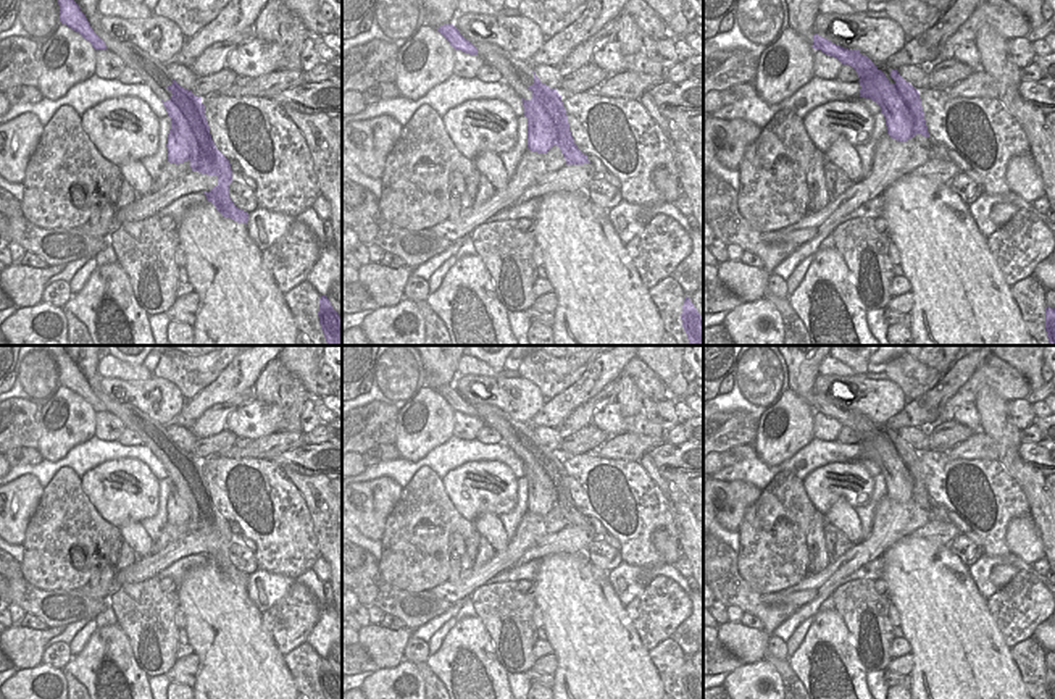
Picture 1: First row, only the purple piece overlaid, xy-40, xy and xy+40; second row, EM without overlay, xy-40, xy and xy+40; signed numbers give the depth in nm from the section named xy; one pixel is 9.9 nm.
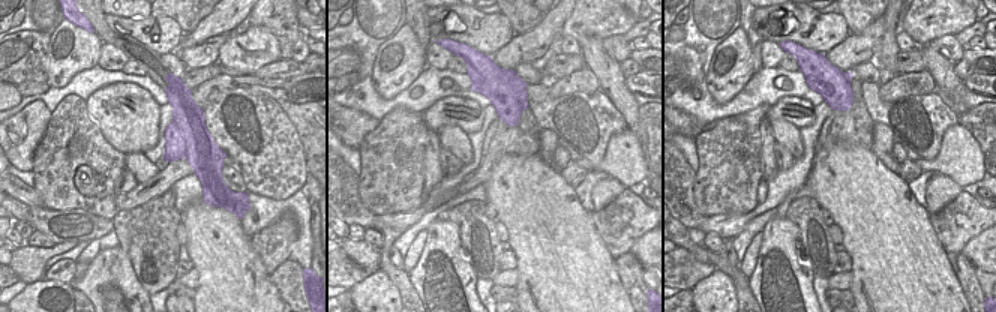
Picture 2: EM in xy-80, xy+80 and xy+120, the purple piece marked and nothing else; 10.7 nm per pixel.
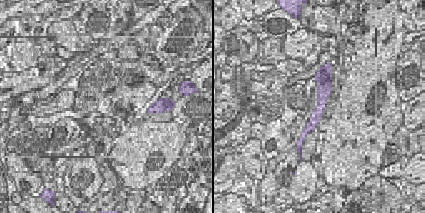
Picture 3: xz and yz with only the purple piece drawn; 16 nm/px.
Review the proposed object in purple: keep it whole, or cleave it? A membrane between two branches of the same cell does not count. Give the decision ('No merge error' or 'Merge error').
Merge error.

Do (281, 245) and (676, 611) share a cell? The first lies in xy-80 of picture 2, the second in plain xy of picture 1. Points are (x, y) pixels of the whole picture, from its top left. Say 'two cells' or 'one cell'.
one cell

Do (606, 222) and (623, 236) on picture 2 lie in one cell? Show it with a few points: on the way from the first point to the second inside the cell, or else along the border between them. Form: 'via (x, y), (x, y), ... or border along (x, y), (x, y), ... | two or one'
via (611, 224), (618, 231) | one

